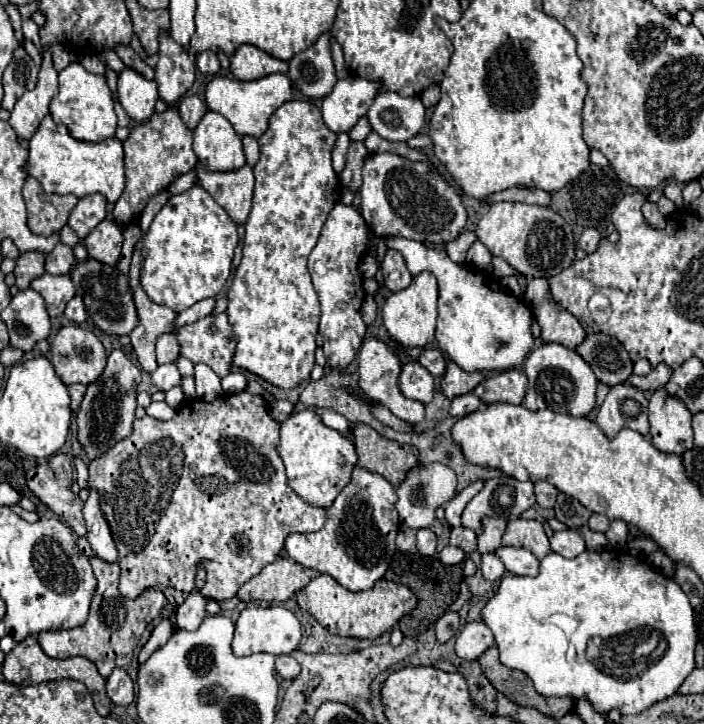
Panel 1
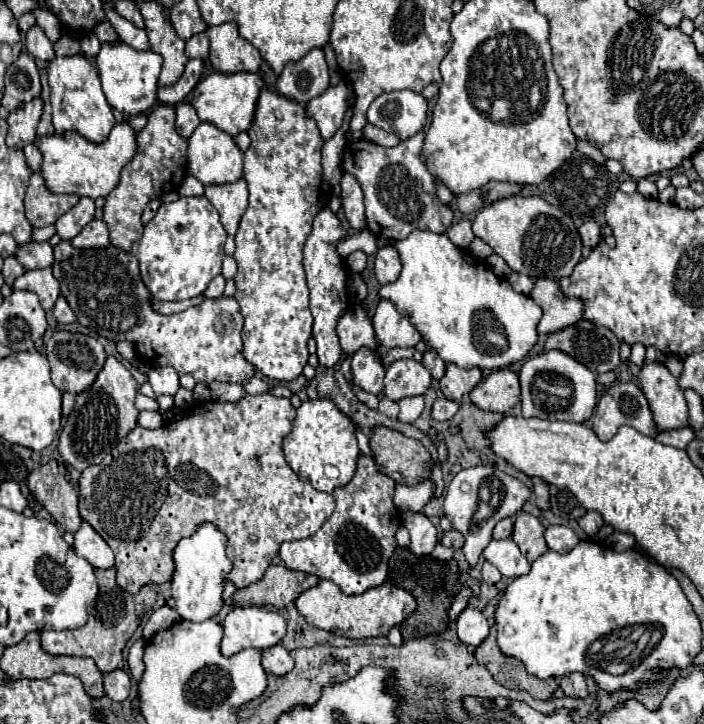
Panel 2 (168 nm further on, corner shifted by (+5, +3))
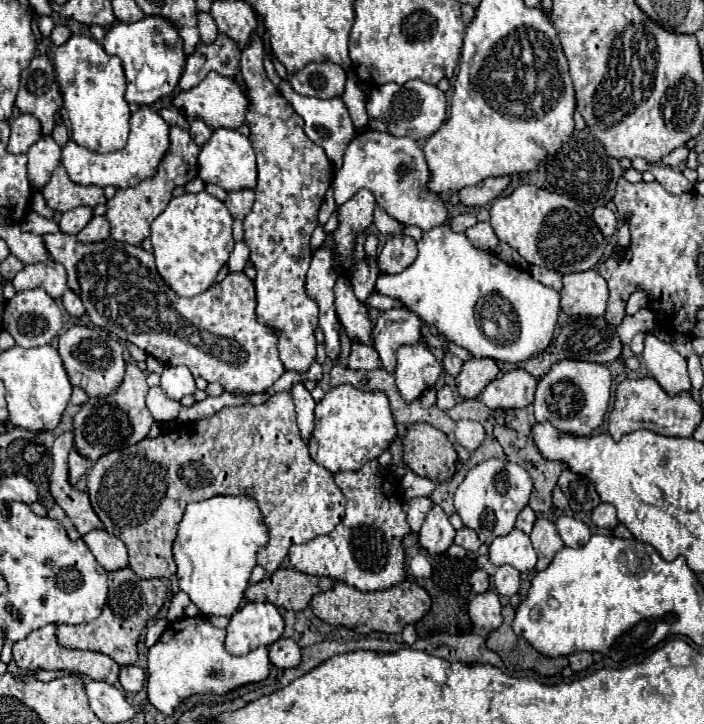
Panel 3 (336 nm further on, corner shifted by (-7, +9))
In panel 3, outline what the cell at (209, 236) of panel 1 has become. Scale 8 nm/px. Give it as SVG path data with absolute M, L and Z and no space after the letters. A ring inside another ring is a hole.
M206 190L198 194L182 194L168 202L166 210L152 222L150 234L156 268L164 282L178 294L178 296L198 296L208 290L218 270L226 264L234 240L232 240L232 216L228 208Z

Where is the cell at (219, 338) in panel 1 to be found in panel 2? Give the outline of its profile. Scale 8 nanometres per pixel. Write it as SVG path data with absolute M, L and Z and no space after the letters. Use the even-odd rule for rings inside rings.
M60 242L58 246L54 246L54 258L56 258L56 262L52 264L54 276L58 278L62 296L64 296L64 298L68 300L68 304L72 306L72 310L74 310L78 322L80 322L82 326L86 326L86 328L98 332L100 336L114 340L114 342L120 342L120 340L134 342L136 348L138 348L138 356L140 356L142 360L146 360L144 364L148 364L148 366L172 366L178 374L192 374L194 380L196 380L196 382L202 382L202 384L210 384L210 382L214 382L214 380L244 384L248 378L254 376L254 366L248 364L248 362L244 360L244 356L240 354L240 346L242 346L242 338L240 338L240 336L242 336L242 324L244 324L244 322L242 322L242 316L240 316L240 306L238 306L238 302L236 302L234 298L226 298L226 296L220 296L220 298L216 298L216 300L208 300L208 298L206 298L202 304L192 306L192 308L188 308L188 310L184 310L184 312L178 312L178 314L172 314L172 316L162 316L162 314L156 314L156 312L150 308L150 296L148 296L148 290L146 290L146 286L144 286L144 282L142 282L142 278L140 278L138 260L136 260L136 256L132 256L130 252L124 252L124 250L114 248L114 246L108 246L106 250L104 250L104 248L98 248L98 250L78 250L78 248L74 248L70 242Z

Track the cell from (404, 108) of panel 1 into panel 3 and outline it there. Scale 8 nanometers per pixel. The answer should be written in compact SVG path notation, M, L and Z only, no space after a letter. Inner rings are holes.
M408 80L406 84L382 84L370 90L366 110L370 118L382 120L394 136L408 136L414 140L430 138L446 120L446 96L436 86L422 80Z

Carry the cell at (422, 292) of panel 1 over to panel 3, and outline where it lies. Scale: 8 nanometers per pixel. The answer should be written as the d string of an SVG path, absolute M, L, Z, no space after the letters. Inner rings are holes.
M392 308L380 314L374 326L374 348L386 372L396 370L396 350L400 344L416 344L420 340L422 320L408 308Z

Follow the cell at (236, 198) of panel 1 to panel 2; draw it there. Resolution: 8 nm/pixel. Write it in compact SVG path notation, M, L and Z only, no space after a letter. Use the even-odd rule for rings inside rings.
M240 178L232 184L212 184L206 186L204 196L212 202L212 206L220 214L220 222L224 224L230 236L236 234L238 224L248 208L248 186L246 180Z

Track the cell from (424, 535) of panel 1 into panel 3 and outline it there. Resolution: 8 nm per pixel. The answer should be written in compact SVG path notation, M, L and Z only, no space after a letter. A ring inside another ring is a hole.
M434 506L420 528L420 544L430 554L442 554L450 548L450 544L454 542L454 536L456 536L456 530L448 522L448 516L444 514L444 510L440 506Z

